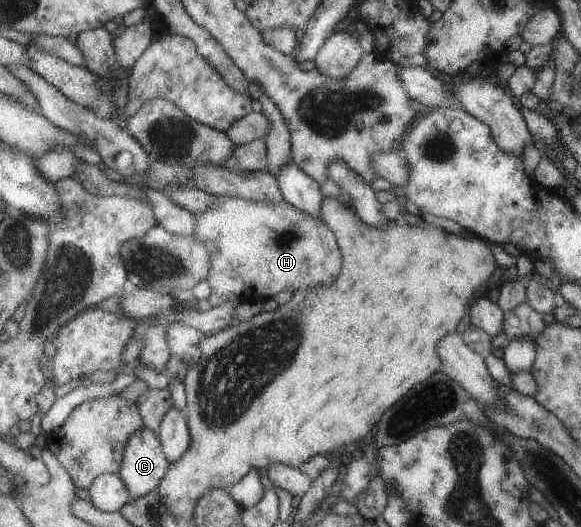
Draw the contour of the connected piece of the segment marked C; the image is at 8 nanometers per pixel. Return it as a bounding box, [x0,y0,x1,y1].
[118,427,172,499]

